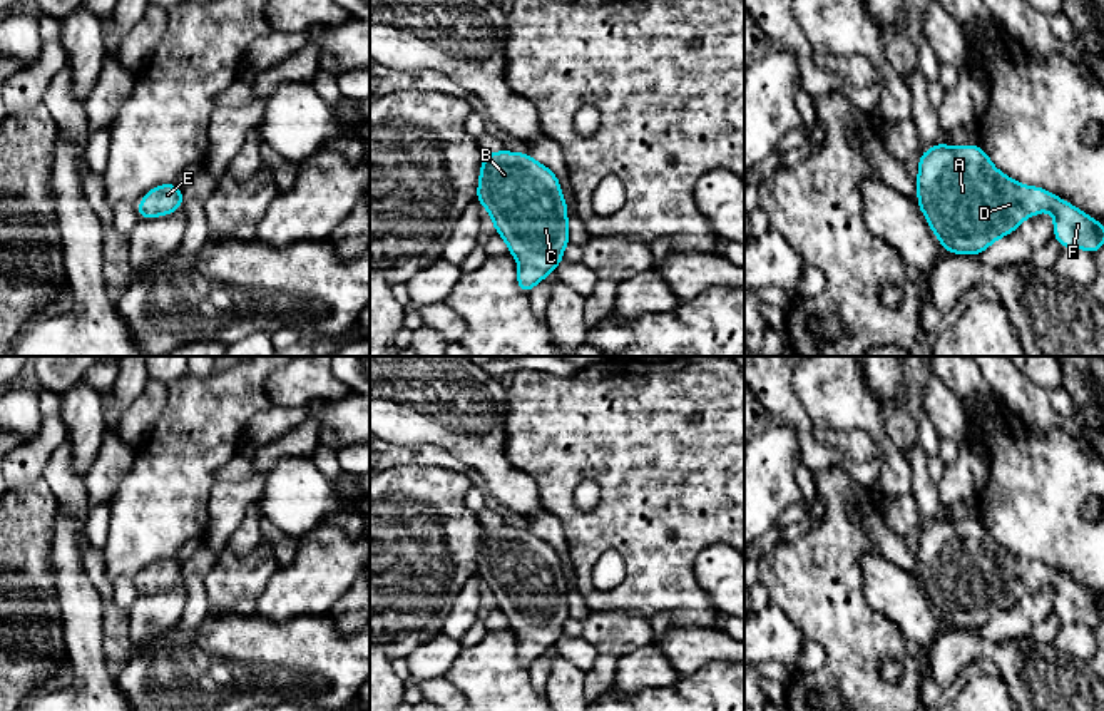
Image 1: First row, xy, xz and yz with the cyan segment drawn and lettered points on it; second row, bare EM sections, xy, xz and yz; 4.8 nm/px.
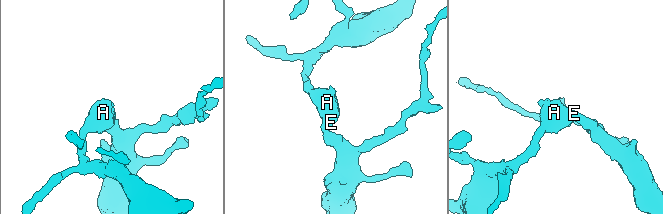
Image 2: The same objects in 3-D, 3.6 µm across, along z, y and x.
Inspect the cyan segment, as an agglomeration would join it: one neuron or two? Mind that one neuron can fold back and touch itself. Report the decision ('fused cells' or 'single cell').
single cell

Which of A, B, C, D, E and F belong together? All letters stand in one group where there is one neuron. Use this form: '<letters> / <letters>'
A B C D E F

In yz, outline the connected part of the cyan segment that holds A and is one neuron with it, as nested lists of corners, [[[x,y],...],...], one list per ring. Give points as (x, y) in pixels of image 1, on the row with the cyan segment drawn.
[[[938,142],[920,154],[917,204],[948,253],[980,254],[1039,211],[1054,214],[1054,238],[1062,248],[1081,248],[1096,254],[1104,244],[1104,224],[1039,186],[1027,187],[1007,177],[980,146],[950,147]]]

